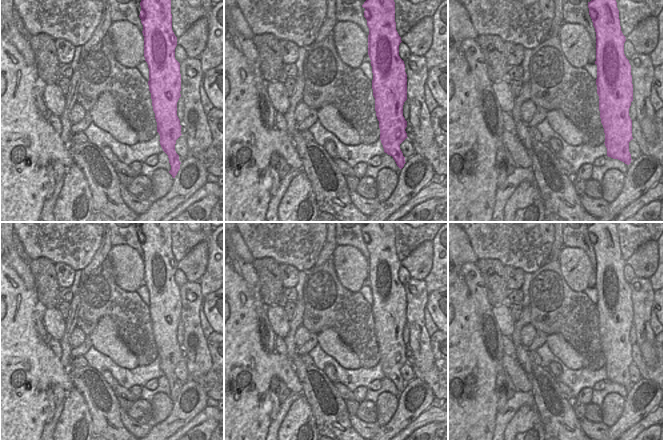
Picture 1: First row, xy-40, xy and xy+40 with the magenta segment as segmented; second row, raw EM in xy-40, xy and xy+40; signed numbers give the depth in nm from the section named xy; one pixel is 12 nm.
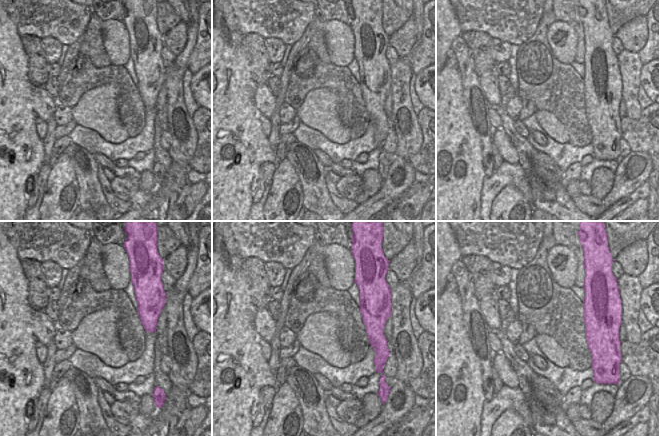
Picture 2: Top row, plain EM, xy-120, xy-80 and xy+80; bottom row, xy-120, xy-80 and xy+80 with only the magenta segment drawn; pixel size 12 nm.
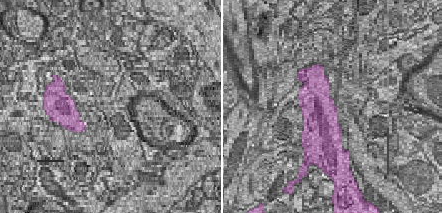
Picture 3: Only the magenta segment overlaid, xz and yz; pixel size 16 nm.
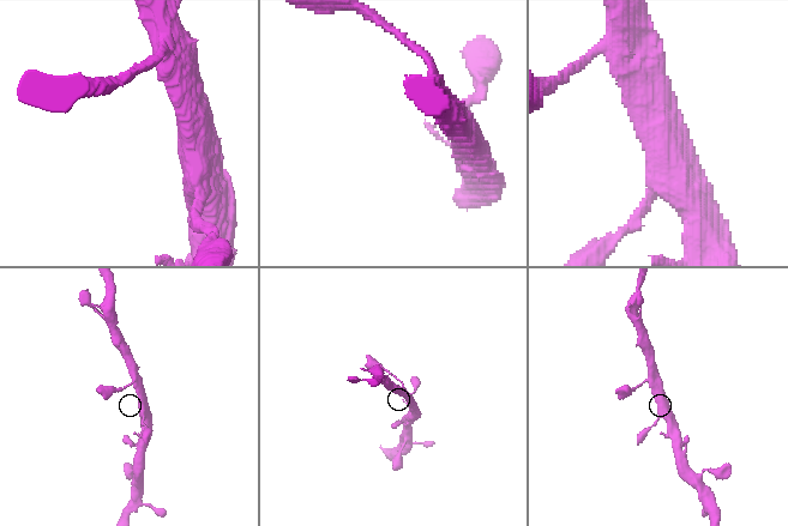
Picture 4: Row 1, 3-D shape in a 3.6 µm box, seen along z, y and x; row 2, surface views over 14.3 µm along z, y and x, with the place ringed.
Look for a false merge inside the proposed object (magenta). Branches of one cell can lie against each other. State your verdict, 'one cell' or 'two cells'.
one cell

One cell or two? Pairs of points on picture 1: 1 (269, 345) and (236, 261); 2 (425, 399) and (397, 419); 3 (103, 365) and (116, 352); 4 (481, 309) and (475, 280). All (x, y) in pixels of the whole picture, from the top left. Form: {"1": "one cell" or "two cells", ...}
{"1": "one cell", "2": "one cell", "3": "two cells", "4": "one cell"}

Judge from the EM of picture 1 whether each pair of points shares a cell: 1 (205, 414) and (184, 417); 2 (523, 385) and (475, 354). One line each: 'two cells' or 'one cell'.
1: two cells
2: one cell

